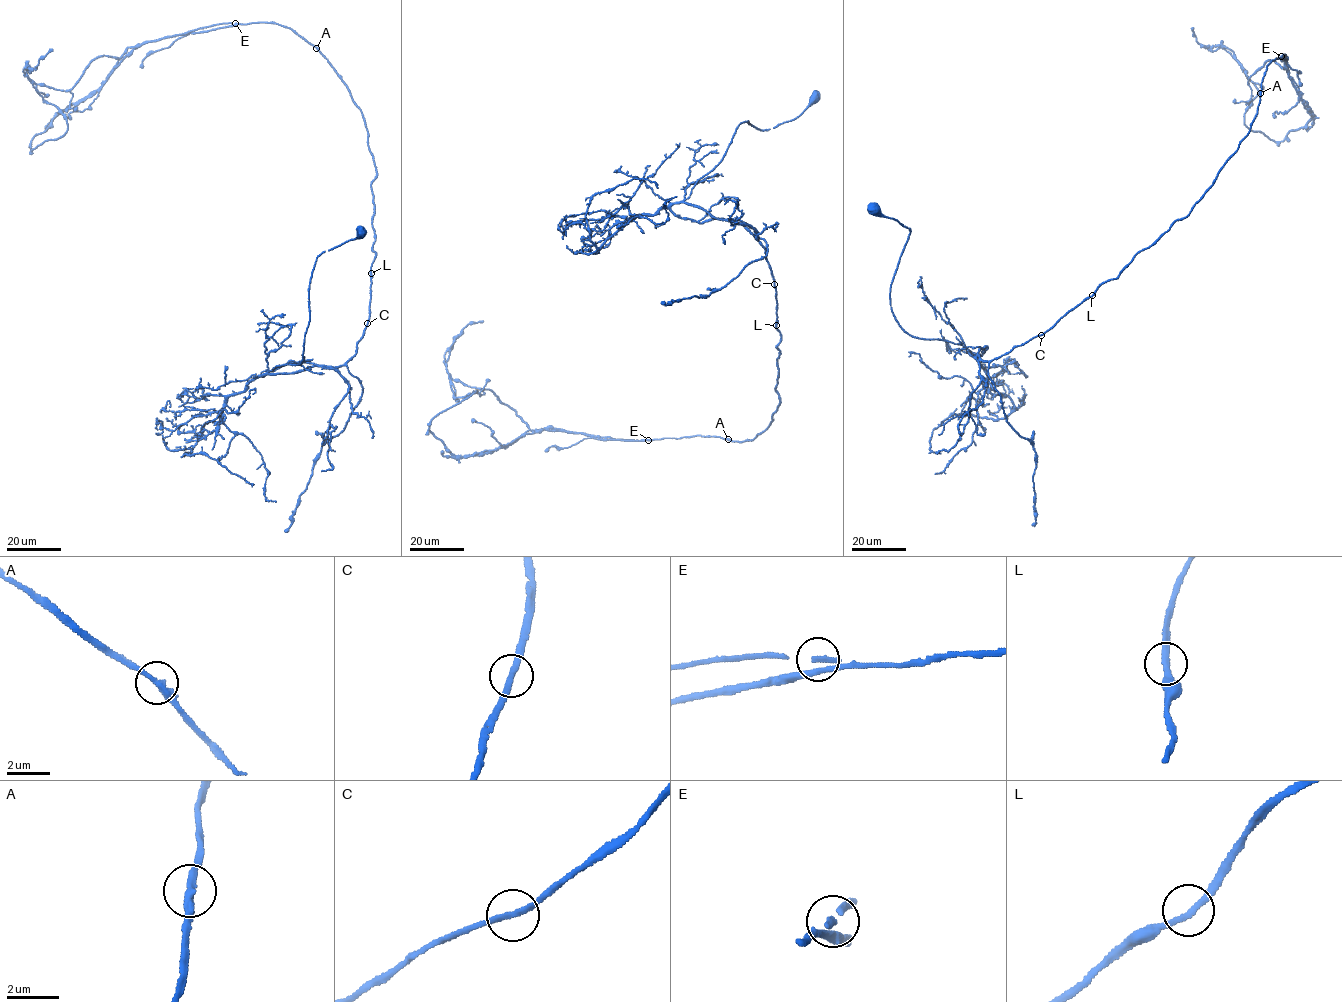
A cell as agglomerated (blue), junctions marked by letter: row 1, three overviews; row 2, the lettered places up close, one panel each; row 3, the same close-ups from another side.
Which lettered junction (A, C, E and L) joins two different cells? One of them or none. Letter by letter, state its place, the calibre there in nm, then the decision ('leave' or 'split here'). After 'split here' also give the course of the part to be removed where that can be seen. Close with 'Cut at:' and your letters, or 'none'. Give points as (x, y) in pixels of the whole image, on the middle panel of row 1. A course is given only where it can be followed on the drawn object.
A: at (728, 439); 280 nm thick; leave
C: at (774, 284); 240 nm thick; leave
E: at (648, 440); 240 nm thick; split here; foreign part runs (649, 440), (550, 428), (532, 431), (495, 393), (452, 379), (444, 362), (445, 353), (464, 327), (483, 321)
L: at (776, 325); 240 nm thick; leave
Cut at: E

